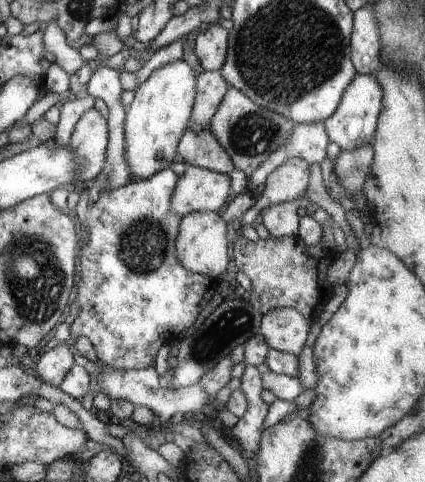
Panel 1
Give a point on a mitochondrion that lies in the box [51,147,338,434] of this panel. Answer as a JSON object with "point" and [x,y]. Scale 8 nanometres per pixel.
{"point":[143,247]}

